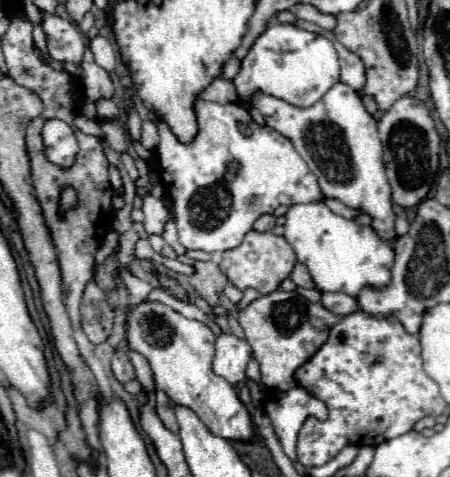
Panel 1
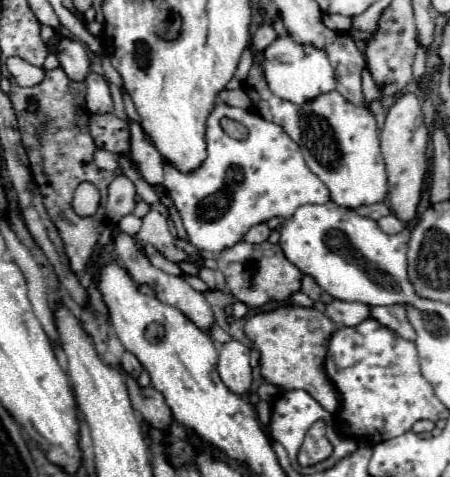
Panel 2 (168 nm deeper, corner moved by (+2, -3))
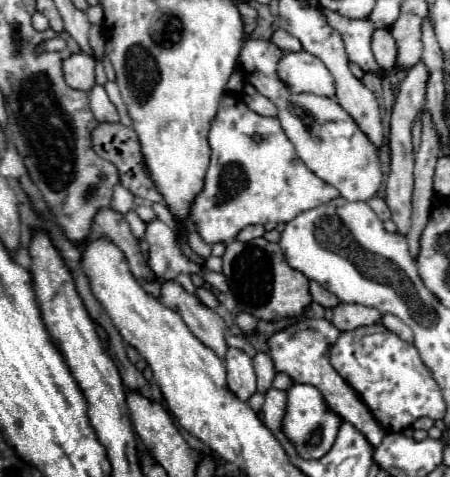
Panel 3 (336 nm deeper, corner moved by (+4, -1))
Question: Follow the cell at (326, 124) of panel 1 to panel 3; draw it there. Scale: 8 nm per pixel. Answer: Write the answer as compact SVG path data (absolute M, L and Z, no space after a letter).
M249 39L241 49L239 61L245 73L245 79L261 95L265 95L277 105L277 111L279 111L277 119L281 121L285 135L295 145L297 155L303 159L303 163L317 177L337 187L341 197L349 201L371 199L383 181L377 149L361 133L361 129L355 125L349 113L345 113L343 107L335 99L319 97L311 93L293 93L281 81L281 77L277 77L277 61L281 57L283 57L283 51L275 43L265 41L265 39Z

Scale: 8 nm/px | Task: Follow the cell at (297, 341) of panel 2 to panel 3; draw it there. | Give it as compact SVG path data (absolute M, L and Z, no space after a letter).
M305 319L305 321L299 321L299 323L279 331L279 333L275 333L269 339L269 349L271 349L271 359L275 363L275 371L277 373L287 373L295 383L315 385L323 393L329 407L335 413L339 413L345 421L355 425L367 437L367 441L377 447L387 433L383 431L379 421L373 417L369 407L361 401L359 393L329 363L329 349L331 349L331 345L337 337L339 337L339 329L333 327L325 319L321 319L321 321Z

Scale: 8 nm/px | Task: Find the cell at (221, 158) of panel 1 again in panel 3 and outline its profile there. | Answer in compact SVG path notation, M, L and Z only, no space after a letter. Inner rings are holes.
M225 95L219 105L219 113L211 123L209 131L209 145L211 145L211 165L205 175L205 189L197 195L191 209L191 223L207 243L227 243L233 241L235 235L247 225L265 225L267 221L273 223L289 223L297 213L323 205L335 197L339 191L321 181L307 165L297 157L293 143L283 133L277 117L261 117L259 113L251 111L243 101L233 95ZM253 135L261 135L261 141L255 141Z

